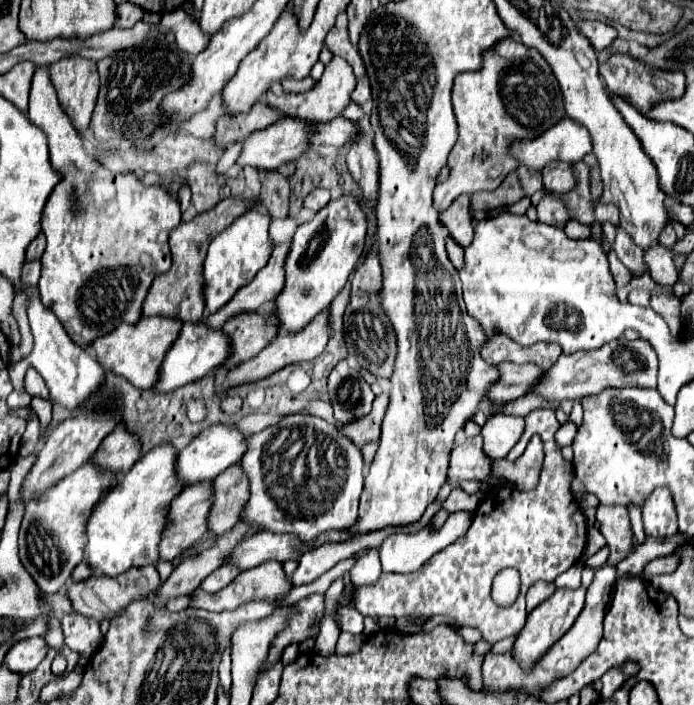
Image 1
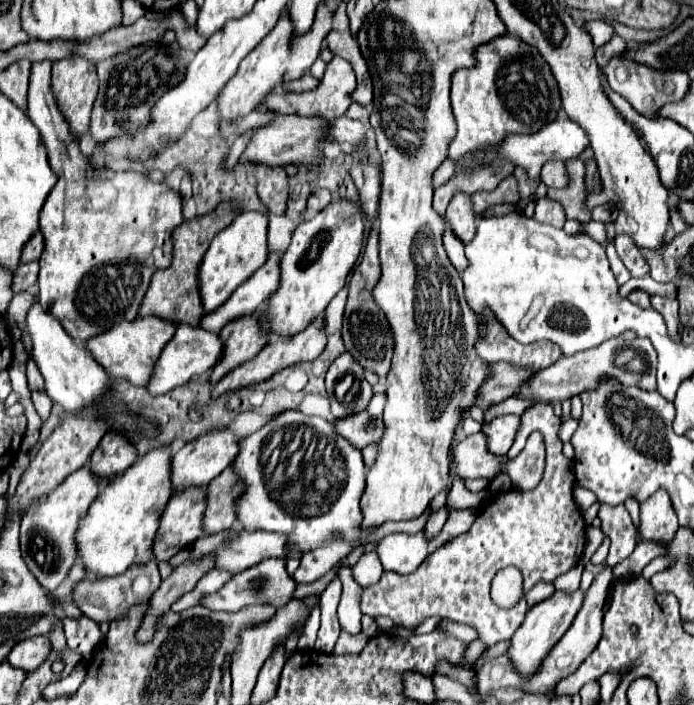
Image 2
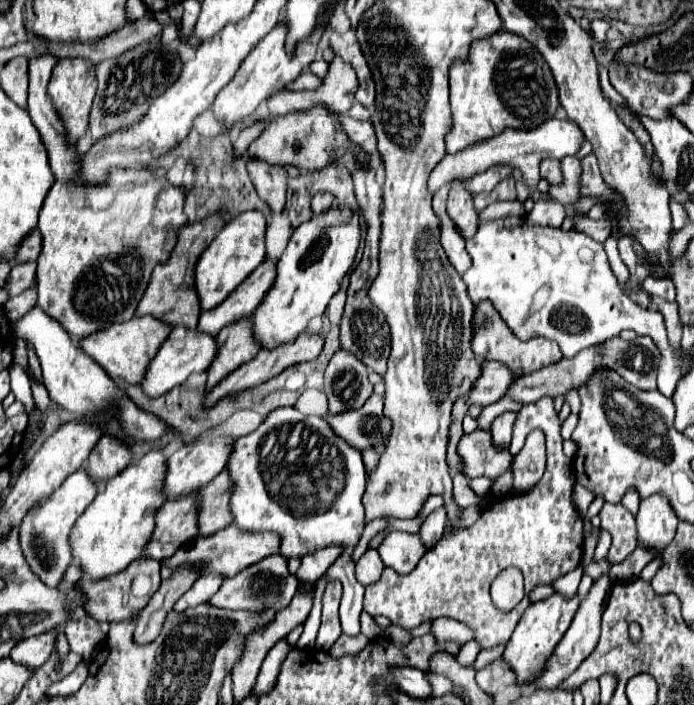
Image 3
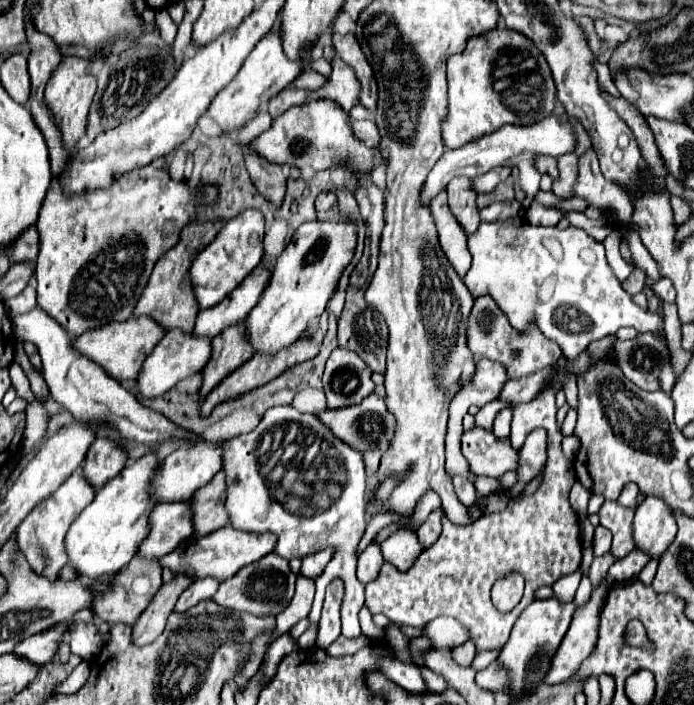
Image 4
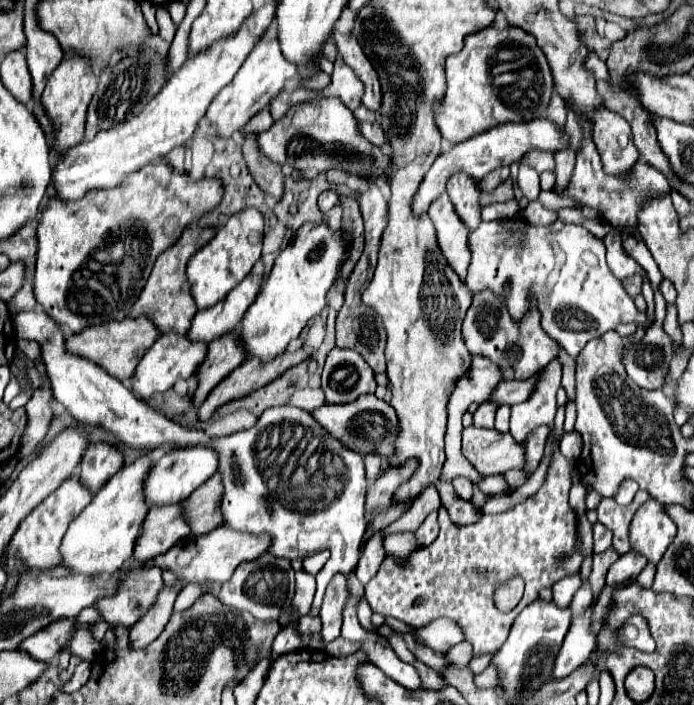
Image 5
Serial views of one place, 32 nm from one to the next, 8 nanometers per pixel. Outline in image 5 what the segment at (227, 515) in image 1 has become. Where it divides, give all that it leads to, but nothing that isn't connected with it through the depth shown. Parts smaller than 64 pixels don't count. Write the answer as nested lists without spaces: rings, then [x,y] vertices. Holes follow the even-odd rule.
[[[214,474],[210,476],[210,480],[198,486],[186,500],[180,502],[180,506],[184,508],[184,518],[194,536],[208,534],[210,530],[222,524],[218,488],[222,492],[220,474]]]

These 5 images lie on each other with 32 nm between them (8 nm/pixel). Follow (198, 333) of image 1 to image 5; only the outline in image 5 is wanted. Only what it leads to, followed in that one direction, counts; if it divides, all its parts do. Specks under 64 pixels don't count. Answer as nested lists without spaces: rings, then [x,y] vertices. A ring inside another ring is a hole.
[[[164,334],[160,336],[140,358],[134,374],[130,376],[132,382],[132,392],[136,398],[146,400],[152,392],[166,392],[168,388],[174,386],[178,378],[190,378],[194,370],[198,368],[200,360],[206,356],[206,344],[204,342],[190,342],[184,336],[178,334]]]

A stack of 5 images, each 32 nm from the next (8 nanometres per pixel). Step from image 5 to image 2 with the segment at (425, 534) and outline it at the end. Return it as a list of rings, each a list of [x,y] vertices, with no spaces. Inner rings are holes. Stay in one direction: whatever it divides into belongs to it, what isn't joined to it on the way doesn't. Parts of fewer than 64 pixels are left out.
[[[446,508],[434,510],[434,512],[428,516],[428,522],[426,522],[426,526],[424,526],[424,534],[426,534],[428,538],[434,538],[436,534],[440,534],[446,518],[448,518],[448,510],[446,510]]]

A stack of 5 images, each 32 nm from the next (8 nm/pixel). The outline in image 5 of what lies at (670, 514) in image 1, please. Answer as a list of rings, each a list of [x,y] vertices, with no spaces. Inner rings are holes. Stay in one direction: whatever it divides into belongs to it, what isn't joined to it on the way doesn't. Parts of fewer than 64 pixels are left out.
[[[652,498],[638,508],[630,524],[630,546],[634,552],[642,554],[652,564],[658,564],[674,536],[676,524],[668,518],[658,500]]]

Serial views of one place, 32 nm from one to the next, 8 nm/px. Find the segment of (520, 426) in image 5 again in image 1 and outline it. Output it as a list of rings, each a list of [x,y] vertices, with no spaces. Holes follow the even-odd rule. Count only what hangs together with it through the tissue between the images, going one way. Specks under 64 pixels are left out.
[[[552,408],[532,410],[524,416],[524,420],[526,428],[506,458],[516,460],[524,452],[530,436],[534,432],[540,434],[544,442],[544,466],[538,486],[528,492],[516,490],[512,484],[496,490],[476,508],[472,528],[450,546],[436,552],[428,564],[422,564],[408,576],[382,574],[376,584],[360,586],[356,590],[356,608],[364,616],[392,616],[394,620],[412,622],[416,618],[442,614],[454,618],[462,626],[480,630],[482,640],[494,644],[502,638],[514,636],[524,626],[524,592],[536,580],[554,582],[558,574],[578,562],[586,544],[586,518],[570,488],[574,468],[568,460],[564,460],[554,438],[560,422],[556,420]],[[508,566],[522,566],[522,594],[514,606],[500,608],[490,598],[490,586],[494,576]]]

